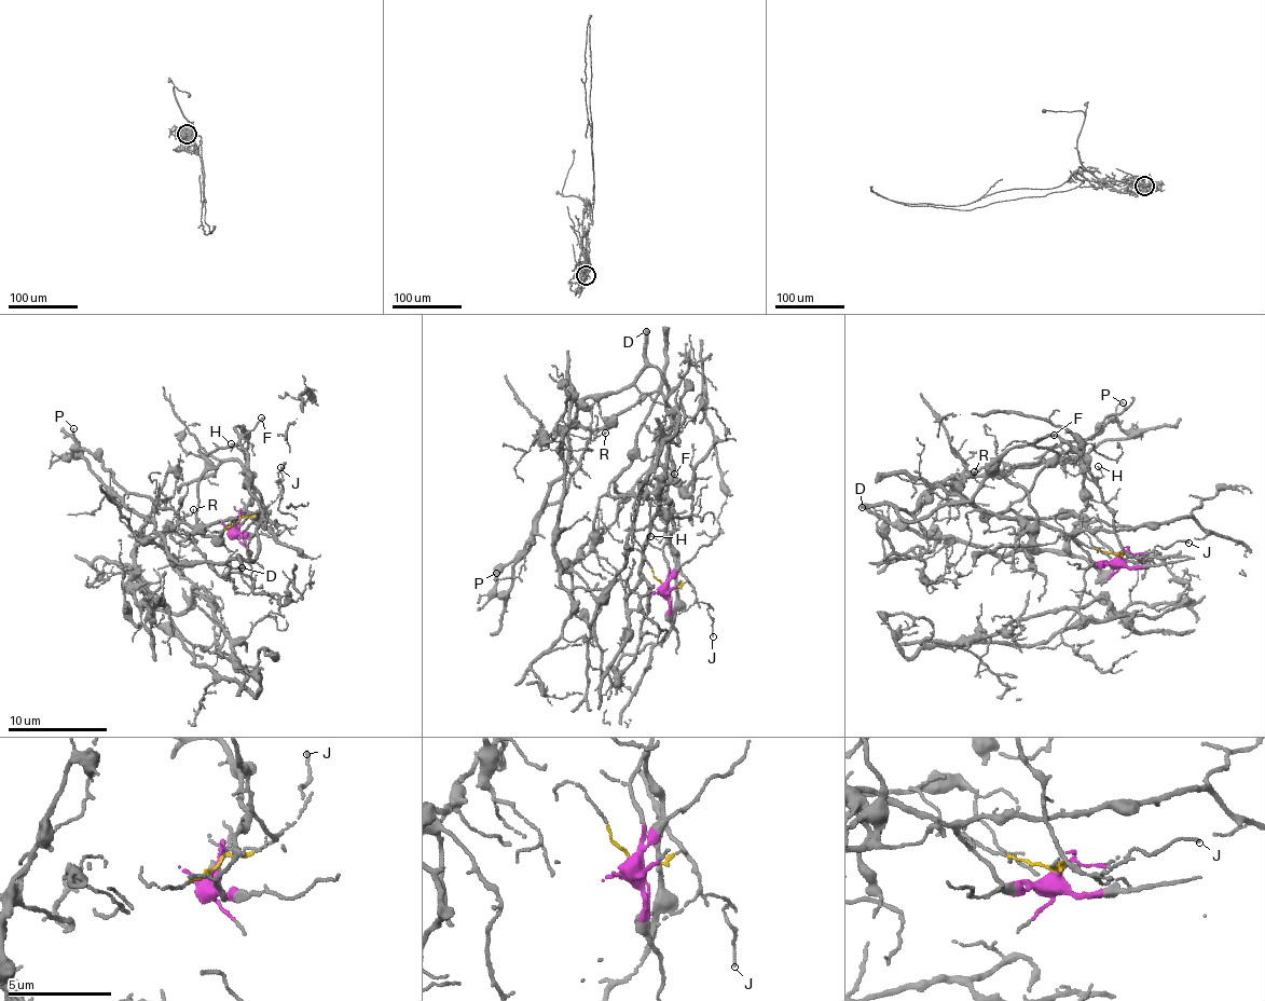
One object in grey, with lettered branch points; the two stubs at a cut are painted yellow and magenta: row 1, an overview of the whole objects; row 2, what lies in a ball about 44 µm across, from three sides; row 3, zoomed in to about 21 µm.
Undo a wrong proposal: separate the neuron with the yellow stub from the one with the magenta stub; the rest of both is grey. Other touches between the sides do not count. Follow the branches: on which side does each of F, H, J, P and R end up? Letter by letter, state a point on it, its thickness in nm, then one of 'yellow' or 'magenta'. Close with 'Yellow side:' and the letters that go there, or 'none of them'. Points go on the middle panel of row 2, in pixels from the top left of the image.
F: (674, 474) | 100 nm | yellow
H: (650, 536) | 80 nm | yellow
J: (713, 636) | 120 nm | yellow
P: (496, 573) | 100 nm | magenta
R: (605, 433) | 90 nm | magenta
Yellow side: F, H, J

